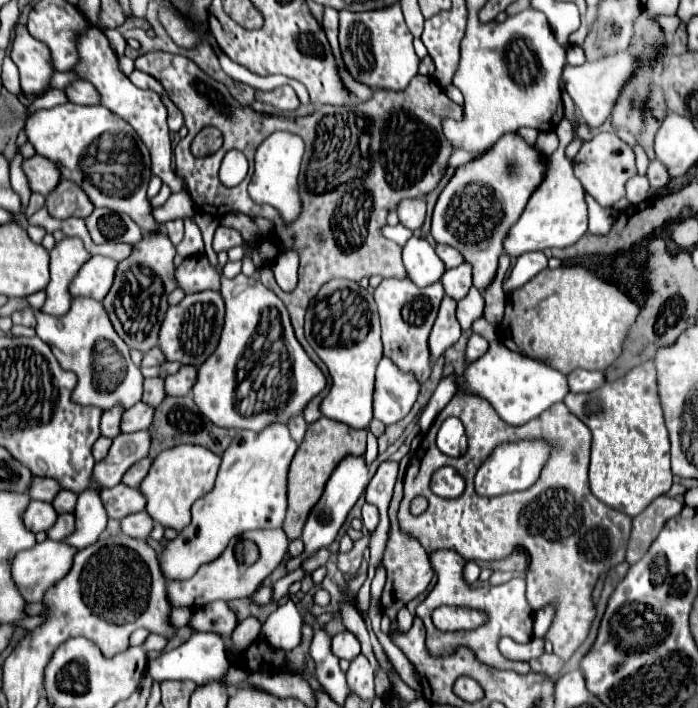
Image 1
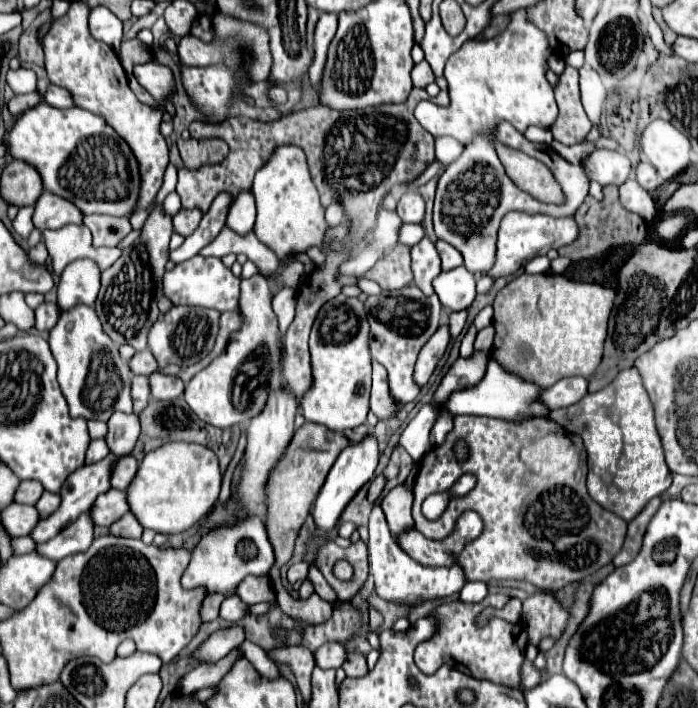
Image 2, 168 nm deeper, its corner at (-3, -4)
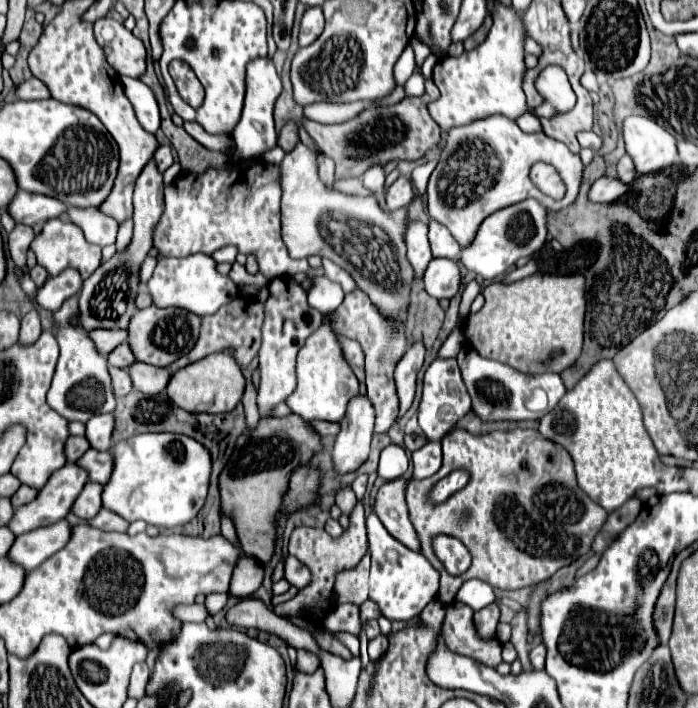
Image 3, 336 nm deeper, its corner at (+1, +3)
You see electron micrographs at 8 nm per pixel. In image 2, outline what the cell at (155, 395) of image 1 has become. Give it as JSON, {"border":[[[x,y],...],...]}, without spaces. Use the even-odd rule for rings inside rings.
{"border":[[[136,375],[132,377],[132,403],[134,403],[134,413],[140,413],[150,397],[150,387],[148,387],[148,377]]]}

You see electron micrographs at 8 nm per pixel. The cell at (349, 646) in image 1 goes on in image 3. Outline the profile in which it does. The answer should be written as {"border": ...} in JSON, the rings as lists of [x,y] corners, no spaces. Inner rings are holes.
{"border":[[[300,648],[298,650],[298,670],[300,672],[314,672],[318,668],[320,668],[320,656],[310,650]]]}

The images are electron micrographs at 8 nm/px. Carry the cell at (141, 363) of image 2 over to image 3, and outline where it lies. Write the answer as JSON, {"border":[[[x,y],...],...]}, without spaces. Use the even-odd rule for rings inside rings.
{"border":[[[124,342],[124,344],[120,344],[114,352],[110,352],[108,362],[110,362],[110,366],[130,368],[130,366],[136,362],[136,356],[134,356],[134,352],[132,352],[130,344],[128,344],[128,342]]]}

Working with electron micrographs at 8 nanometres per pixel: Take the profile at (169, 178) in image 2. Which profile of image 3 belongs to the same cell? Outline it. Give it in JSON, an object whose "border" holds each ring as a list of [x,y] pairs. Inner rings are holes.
{"border":[[[160,146],[160,148],[156,150],[154,160],[156,160],[156,166],[158,166],[158,170],[160,170],[160,172],[164,172],[166,168],[170,168],[170,166],[172,166],[172,162],[174,162],[172,148],[170,148],[170,146]]]}

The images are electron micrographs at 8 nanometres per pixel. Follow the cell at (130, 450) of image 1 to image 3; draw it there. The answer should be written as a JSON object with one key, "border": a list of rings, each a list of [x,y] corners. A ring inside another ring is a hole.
{"border":[[[68,462],[66,466],[62,466],[60,470],[56,470],[56,472],[50,476],[50,480],[48,480],[46,486],[40,490],[40,494],[38,494],[38,498],[36,498],[34,502],[16,508],[14,518],[10,520],[8,528],[10,528],[16,536],[20,536],[20,534],[32,532],[32,530],[36,530],[36,528],[42,528],[42,526],[48,526],[48,524],[54,524],[54,522],[64,520],[64,518],[72,512],[72,504],[74,504],[76,498],[80,496],[80,492],[82,492],[82,488],[84,488],[86,482],[88,482],[88,472],[86,472],[82,466],[78,466],[78,464],[74,464],[74,462]]]}

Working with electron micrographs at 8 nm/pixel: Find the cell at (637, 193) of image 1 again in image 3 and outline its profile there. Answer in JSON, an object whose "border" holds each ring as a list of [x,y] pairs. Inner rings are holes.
{"border":[[[600,178],[590,188],[590,200],[592,202],[614,202],[620,200],[630,190],[630,184],[624,184],[618,178]]]}

